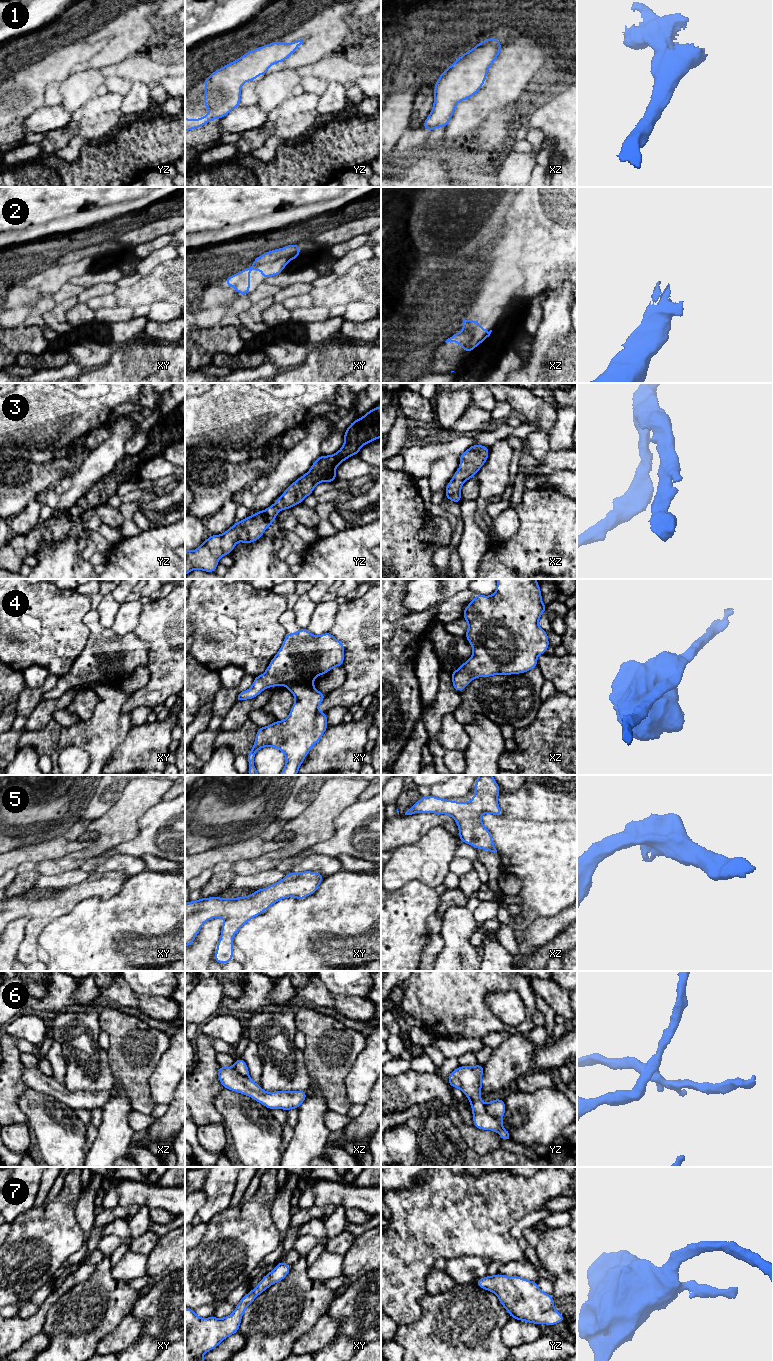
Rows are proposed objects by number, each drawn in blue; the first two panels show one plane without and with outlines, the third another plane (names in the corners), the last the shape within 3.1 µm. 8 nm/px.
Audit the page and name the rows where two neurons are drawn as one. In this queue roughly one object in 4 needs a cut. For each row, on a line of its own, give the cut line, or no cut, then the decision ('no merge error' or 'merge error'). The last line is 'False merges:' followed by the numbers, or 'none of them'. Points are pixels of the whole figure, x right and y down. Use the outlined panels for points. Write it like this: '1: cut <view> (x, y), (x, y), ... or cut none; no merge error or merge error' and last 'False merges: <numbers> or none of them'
1: cut none; no merge error
2: cut xy (289, 260), (278, 258), (274, 261), (253, 265); merge error
3: cut none; no merge error
4: cut none; no merge error
5: cut none; no merge error
6: cut yz (484, 1104), (484, 1108), (488, 1113), (501, 1119); merge error
7: cut none; no merge error
False merges: 2, 6

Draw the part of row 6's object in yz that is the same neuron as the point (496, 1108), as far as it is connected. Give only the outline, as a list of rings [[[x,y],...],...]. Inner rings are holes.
[[[497,1098],[485,1104],[485,1109],[491,1116],[502,1119],[505,1115],[506,1106],[504,1100]]]

